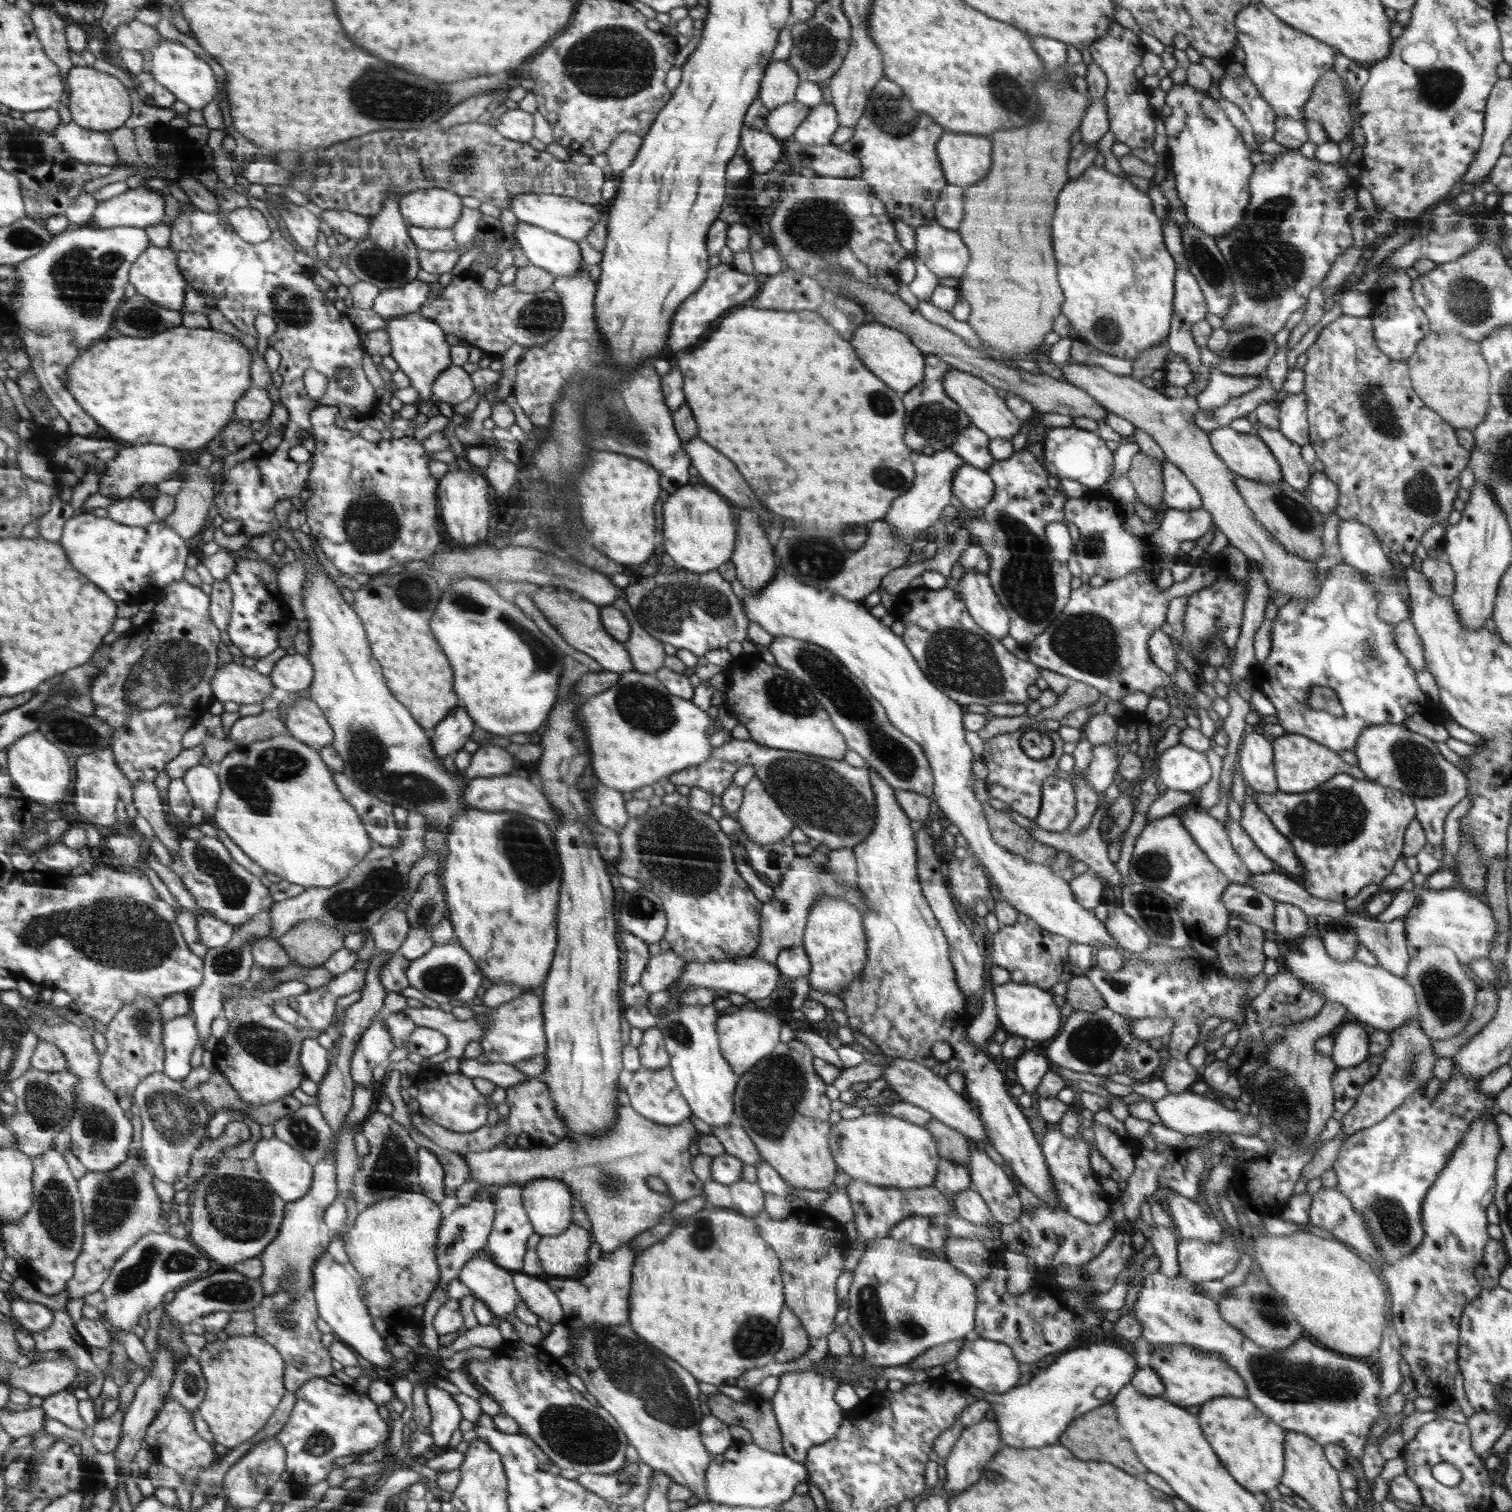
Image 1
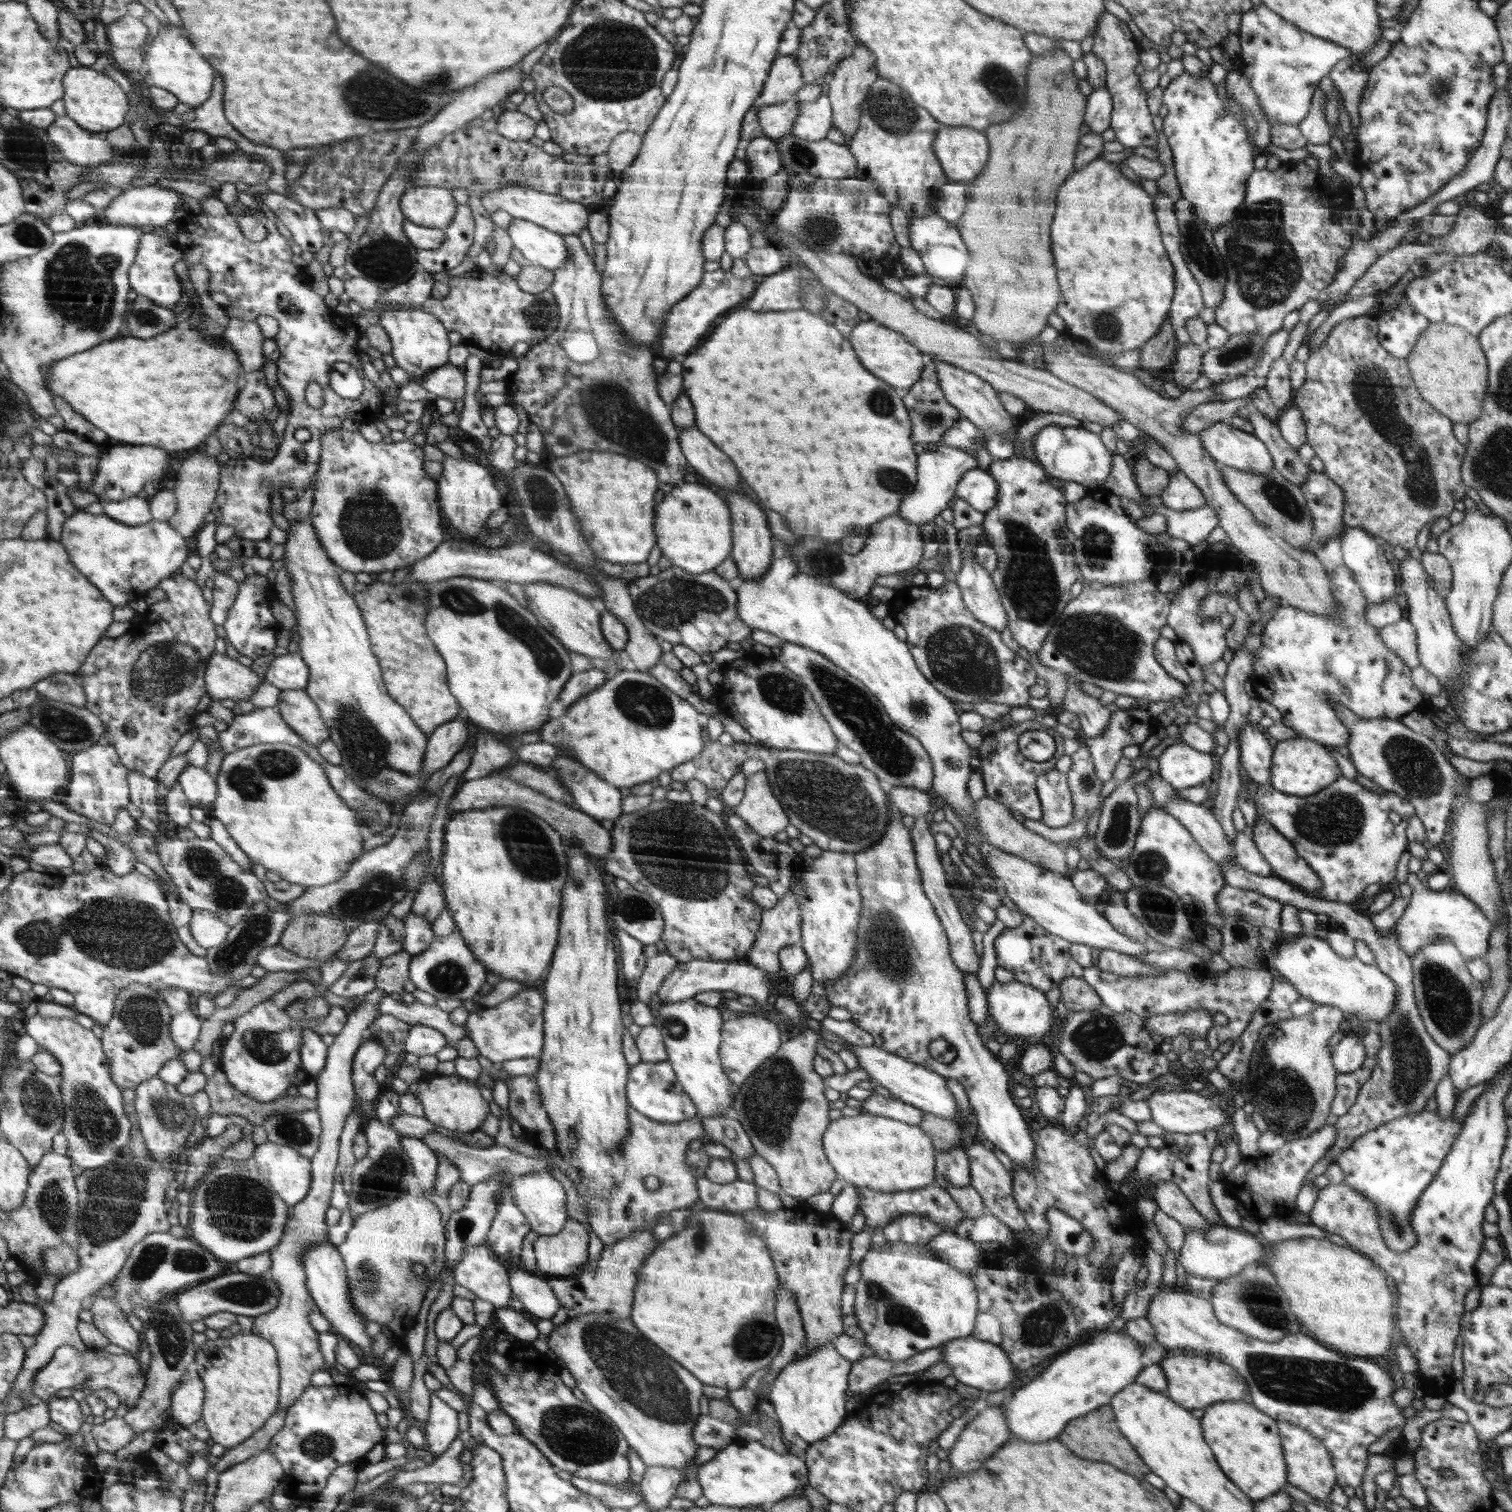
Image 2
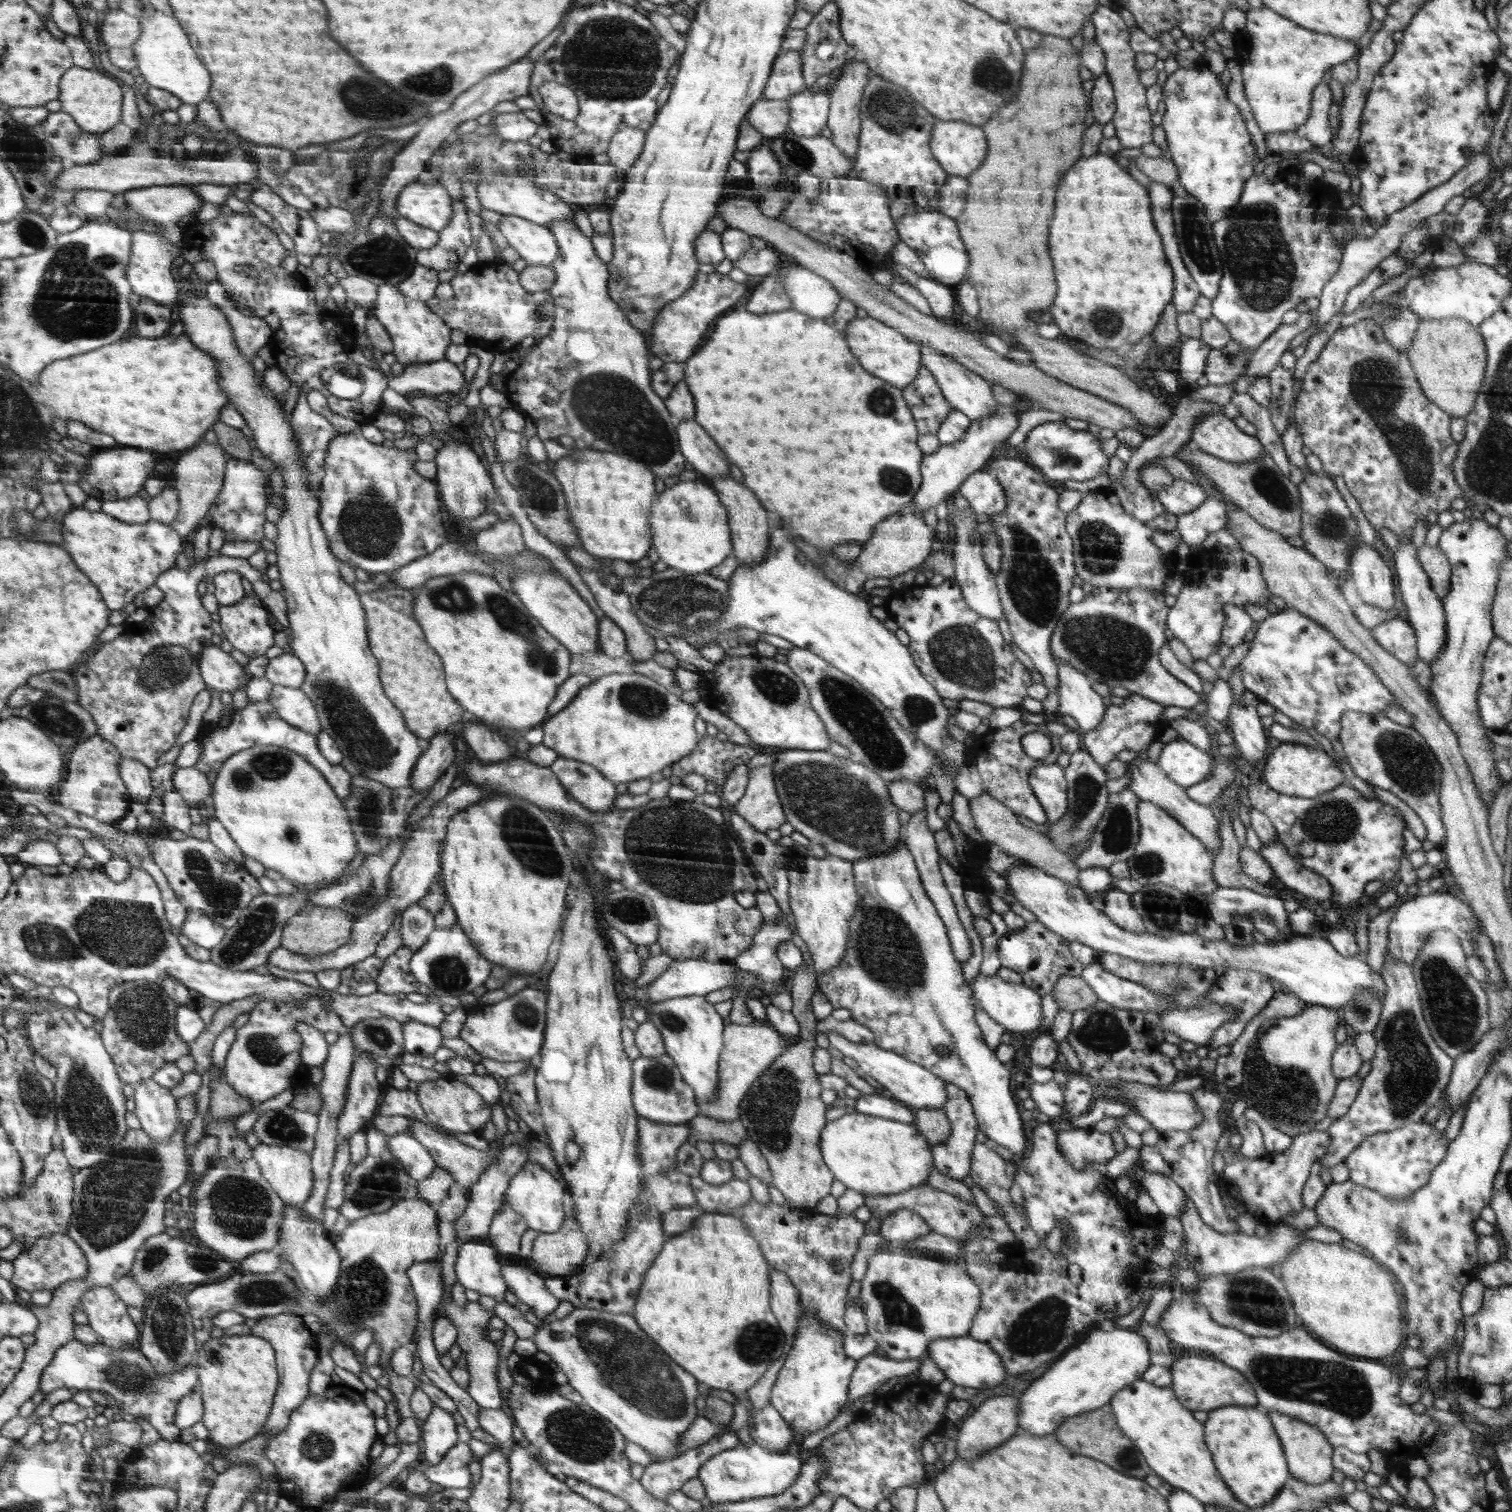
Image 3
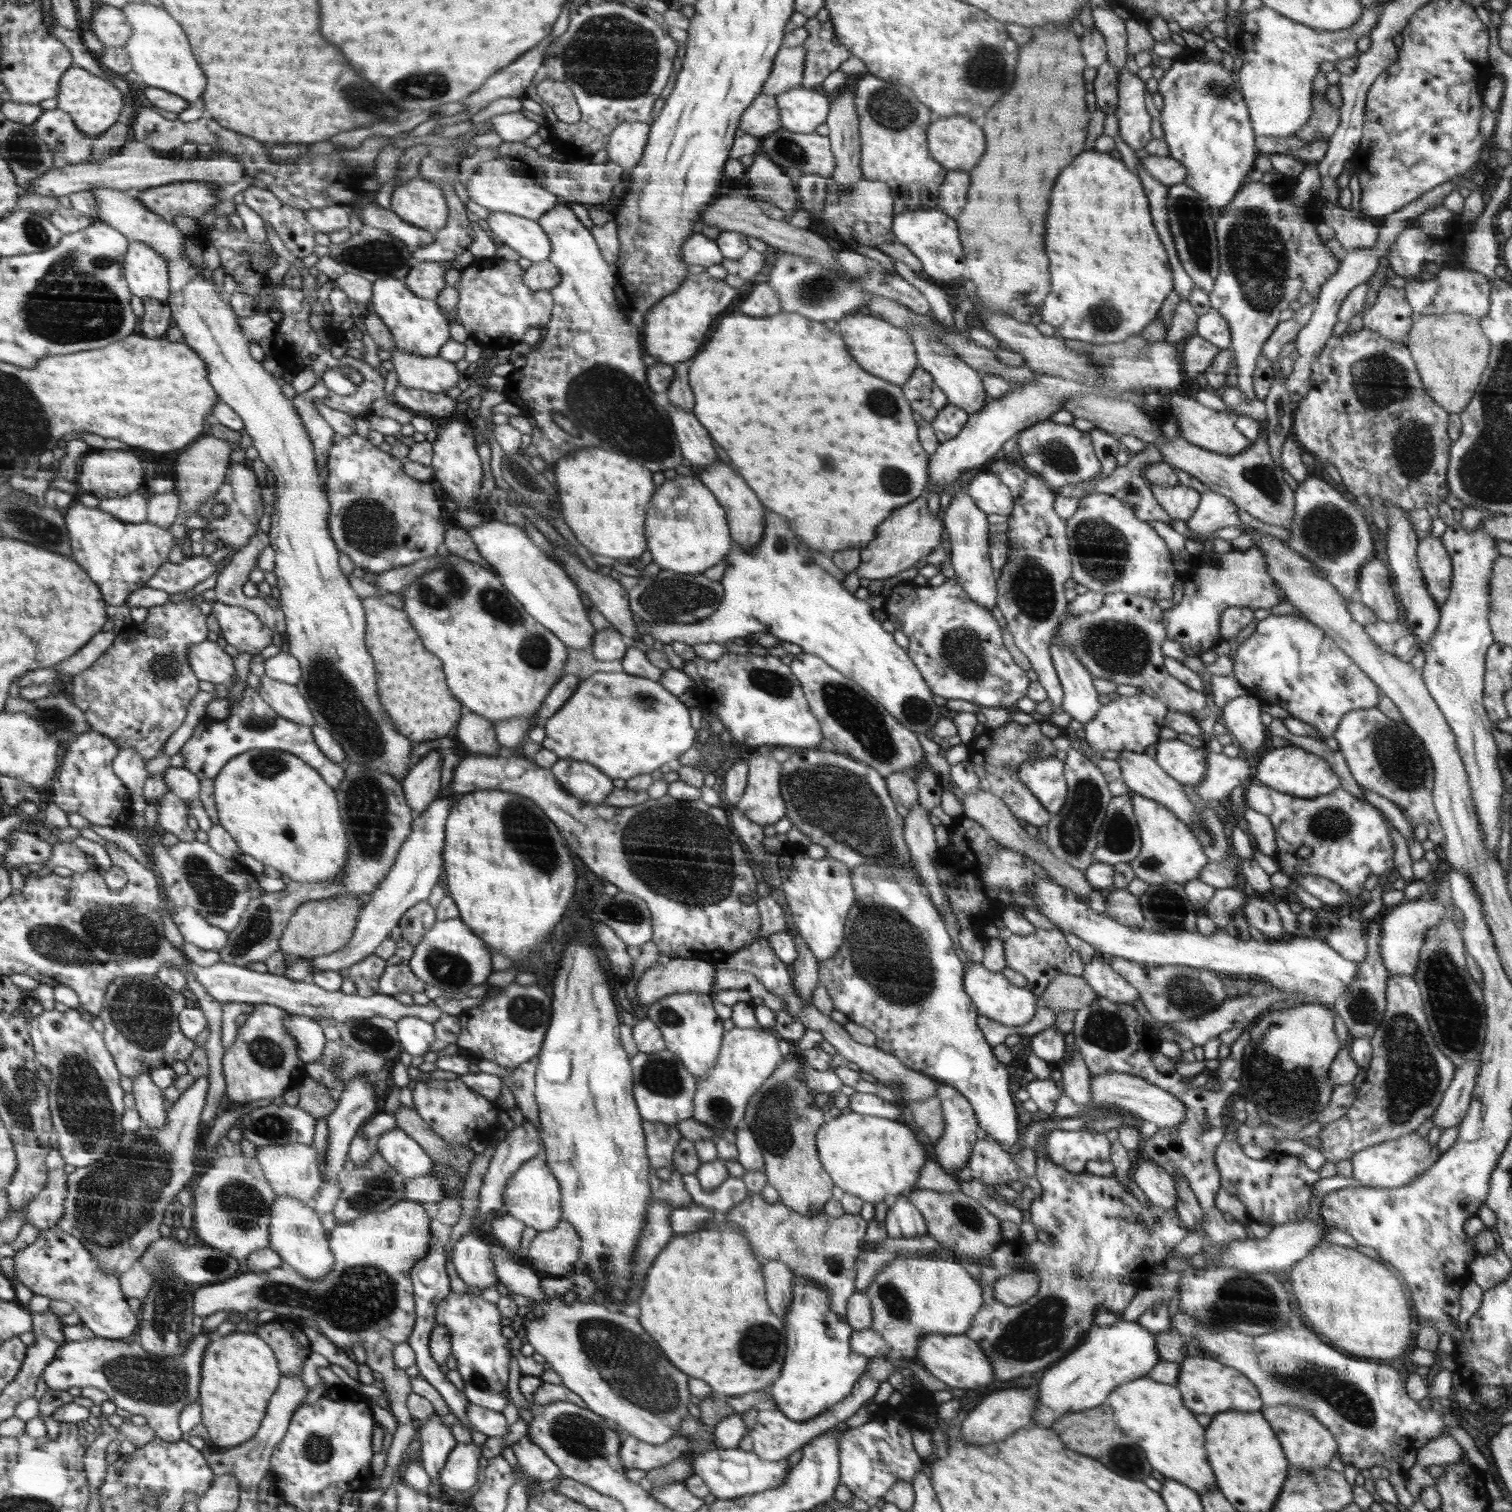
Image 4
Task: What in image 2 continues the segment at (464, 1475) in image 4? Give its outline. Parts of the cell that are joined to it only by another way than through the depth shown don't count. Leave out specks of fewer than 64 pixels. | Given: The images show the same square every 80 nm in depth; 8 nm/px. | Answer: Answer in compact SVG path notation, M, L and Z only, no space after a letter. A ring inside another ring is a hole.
M459 1437L450 1444L440 1457L428 1460L428 1465L415 1470L398 1471L394 1477L394 1492L403 1490L414 1482L435 1484L450 1483L458 1484L463 1480L464 1466L458 1462L460 1453L466 1449L466 1443Z

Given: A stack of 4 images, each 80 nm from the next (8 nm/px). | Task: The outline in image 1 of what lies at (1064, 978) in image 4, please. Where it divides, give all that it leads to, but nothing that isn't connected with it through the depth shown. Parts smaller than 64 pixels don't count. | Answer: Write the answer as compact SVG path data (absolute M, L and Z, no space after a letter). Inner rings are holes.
M1076 973L1074 978L1067 982L1066 1002L1078 1011L1097 1011L1106 1007L1098 989L1091 980L1083 973Z

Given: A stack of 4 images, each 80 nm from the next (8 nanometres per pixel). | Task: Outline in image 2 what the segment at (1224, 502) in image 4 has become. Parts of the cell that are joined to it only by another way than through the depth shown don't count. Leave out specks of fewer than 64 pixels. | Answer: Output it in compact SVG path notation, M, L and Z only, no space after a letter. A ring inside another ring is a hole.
M1154 501L1153 509L1156 514L1162 514L1166 518L1165 534L1169 534L1171 538L1181 538L1192 546L1206 540L1218 526L1219 520L1214 509L1206 504L1194 510L1175 511Z

